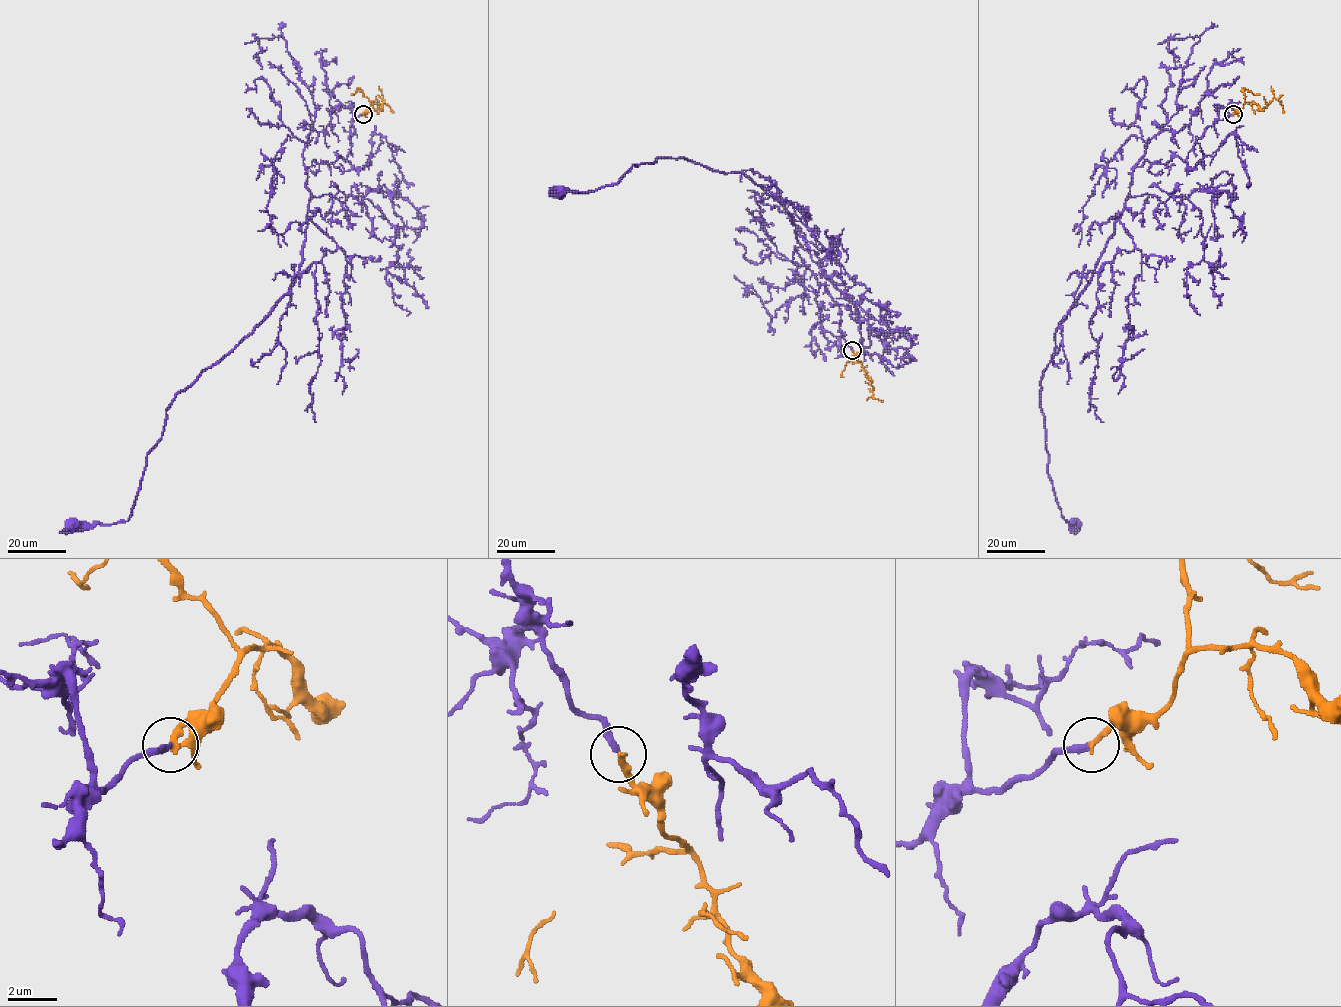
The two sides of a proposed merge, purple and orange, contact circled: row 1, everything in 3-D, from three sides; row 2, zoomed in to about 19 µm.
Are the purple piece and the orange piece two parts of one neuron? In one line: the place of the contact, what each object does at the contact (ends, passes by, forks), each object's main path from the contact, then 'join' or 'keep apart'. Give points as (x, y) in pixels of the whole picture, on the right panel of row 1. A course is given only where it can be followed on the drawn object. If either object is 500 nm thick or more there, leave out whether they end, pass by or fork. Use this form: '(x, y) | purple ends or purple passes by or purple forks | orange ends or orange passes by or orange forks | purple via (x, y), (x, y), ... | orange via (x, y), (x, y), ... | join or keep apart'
(1233, 114) | purple ends | orange ends | purple via (1233, 114), (1185, 160), (1133, 168), (1114, 235), (1055, 333), (1040, 409), (1049, 479), (1075, 525) | orange via (1233, 114), (1246, 103), (1255, 103), (1263, 109), (1276, 98), (1284, 112) | join

